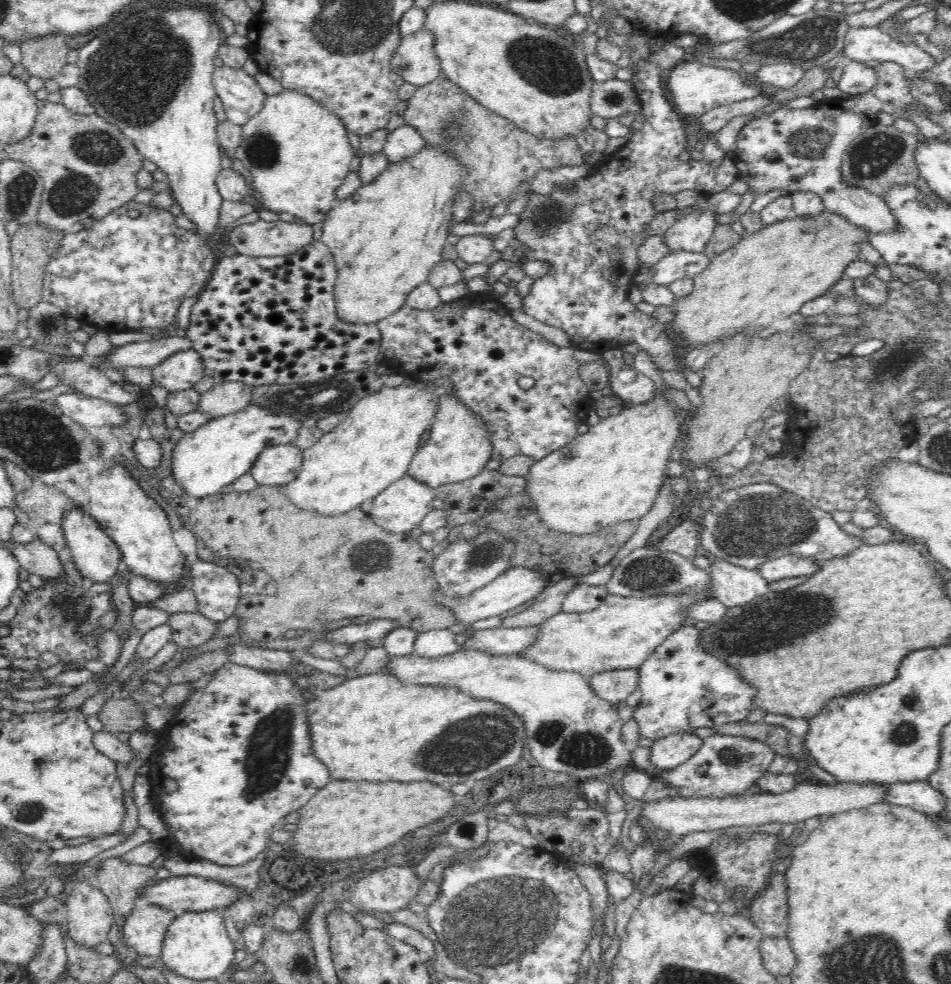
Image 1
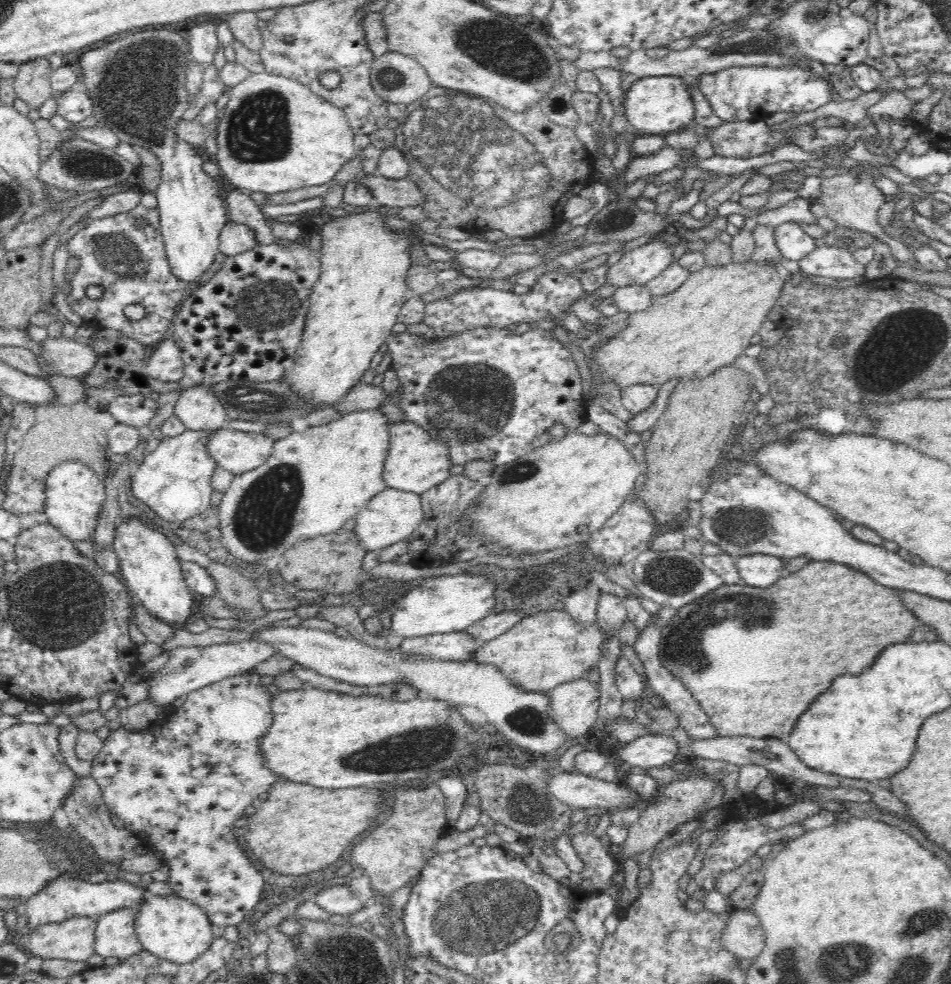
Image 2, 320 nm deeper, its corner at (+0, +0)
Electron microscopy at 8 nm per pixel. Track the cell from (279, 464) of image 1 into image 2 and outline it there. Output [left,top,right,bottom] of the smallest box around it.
[206,426,273,475]

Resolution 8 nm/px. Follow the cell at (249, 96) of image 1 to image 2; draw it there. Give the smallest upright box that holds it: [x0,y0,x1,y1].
[186,22,219,66]

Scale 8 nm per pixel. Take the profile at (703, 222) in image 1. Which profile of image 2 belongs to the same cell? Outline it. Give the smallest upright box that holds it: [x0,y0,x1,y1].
[606,235,676,288]

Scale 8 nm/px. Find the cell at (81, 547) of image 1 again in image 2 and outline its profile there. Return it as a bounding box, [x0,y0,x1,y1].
[44,461,106,542]

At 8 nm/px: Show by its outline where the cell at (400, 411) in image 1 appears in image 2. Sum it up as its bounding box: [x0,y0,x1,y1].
[214,409,392,567]

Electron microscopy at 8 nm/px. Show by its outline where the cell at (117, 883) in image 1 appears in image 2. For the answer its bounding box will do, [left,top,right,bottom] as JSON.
[63,777,140,862]

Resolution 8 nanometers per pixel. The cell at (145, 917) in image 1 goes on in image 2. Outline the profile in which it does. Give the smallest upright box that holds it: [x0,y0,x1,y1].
[95,908,145,959]

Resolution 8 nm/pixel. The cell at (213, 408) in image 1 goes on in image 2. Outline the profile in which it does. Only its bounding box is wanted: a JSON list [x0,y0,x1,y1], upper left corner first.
[172,385,228,431]

